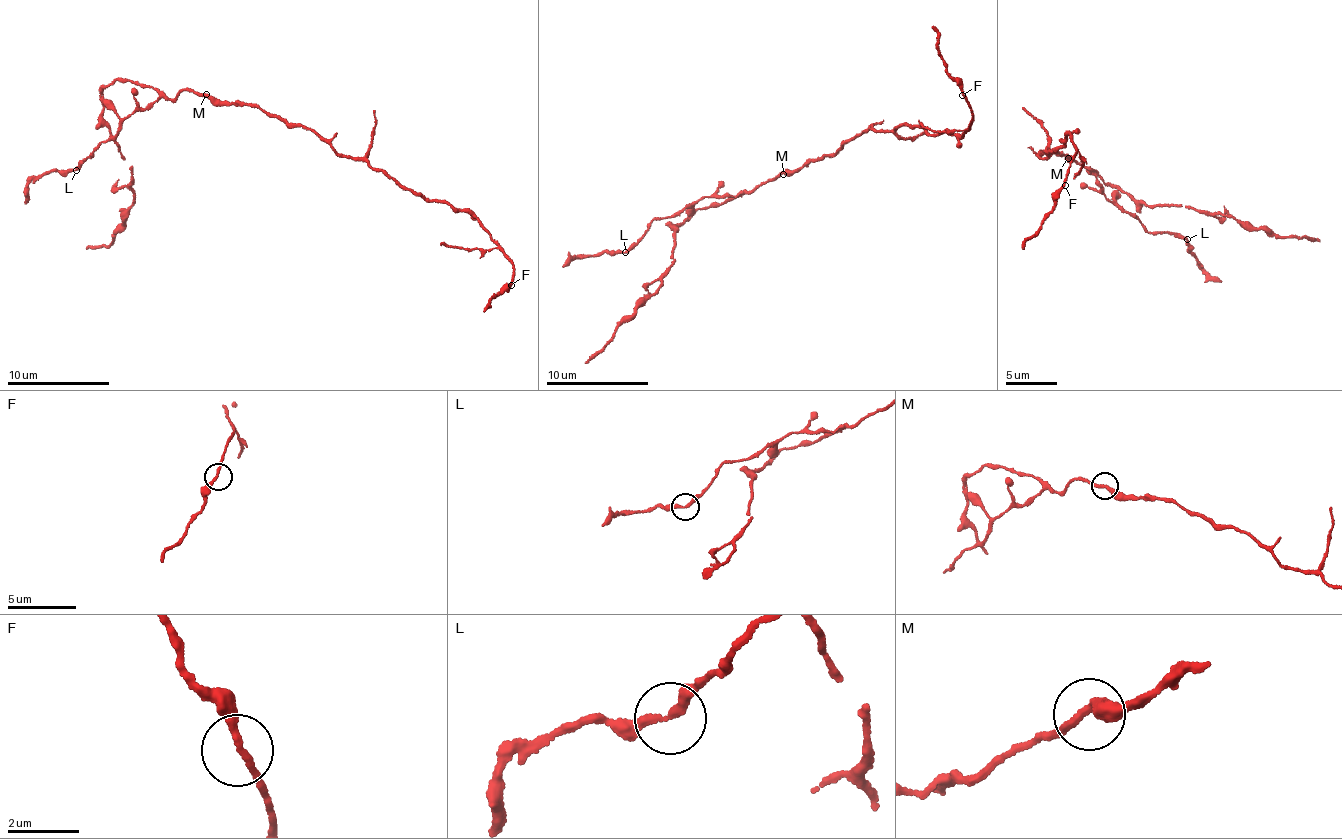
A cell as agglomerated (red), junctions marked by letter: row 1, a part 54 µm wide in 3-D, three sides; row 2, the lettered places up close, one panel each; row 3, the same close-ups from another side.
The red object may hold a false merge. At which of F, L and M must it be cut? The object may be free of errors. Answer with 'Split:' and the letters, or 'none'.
Split: none

